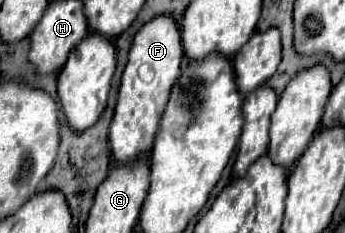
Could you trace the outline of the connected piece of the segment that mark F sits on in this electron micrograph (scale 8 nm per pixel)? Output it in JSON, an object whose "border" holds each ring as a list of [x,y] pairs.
{"border":[[[153,18],[135,34],[133,46],[129,50],[129,60],[121,78],[115,116],[109,128],[109,146],[115,162],[131,164],[147,156],[147,152],[151,150],[159,130],[161,114],[165,112],[165,106],[169,102],[171,88],[181,72],[181,58],[181,34],[173,18]]]}

